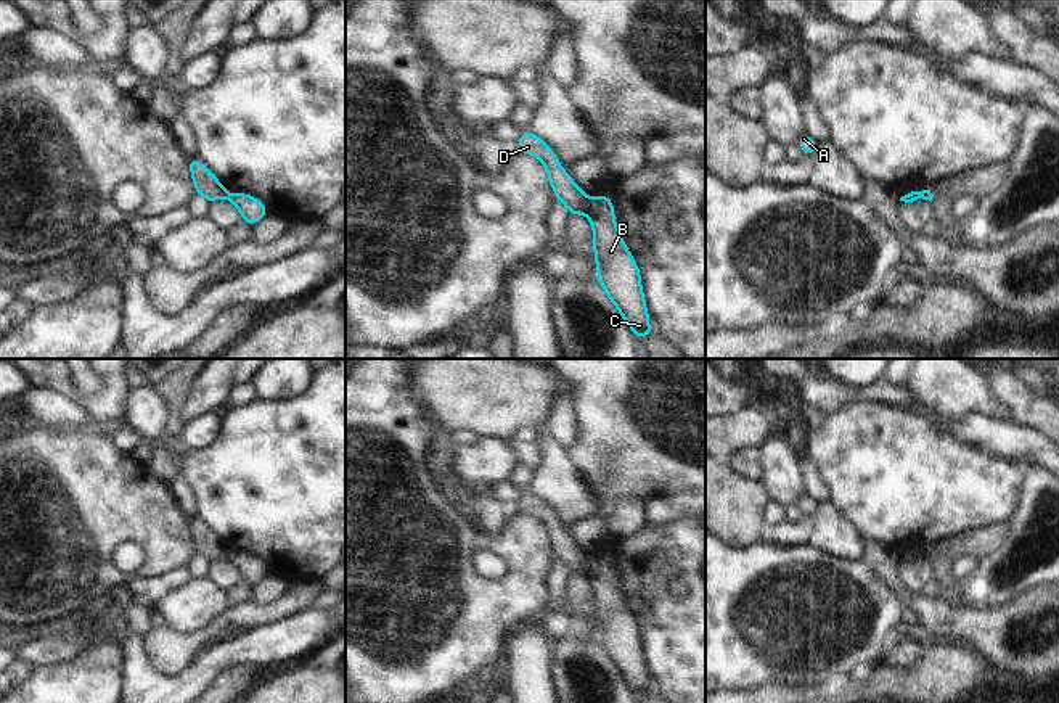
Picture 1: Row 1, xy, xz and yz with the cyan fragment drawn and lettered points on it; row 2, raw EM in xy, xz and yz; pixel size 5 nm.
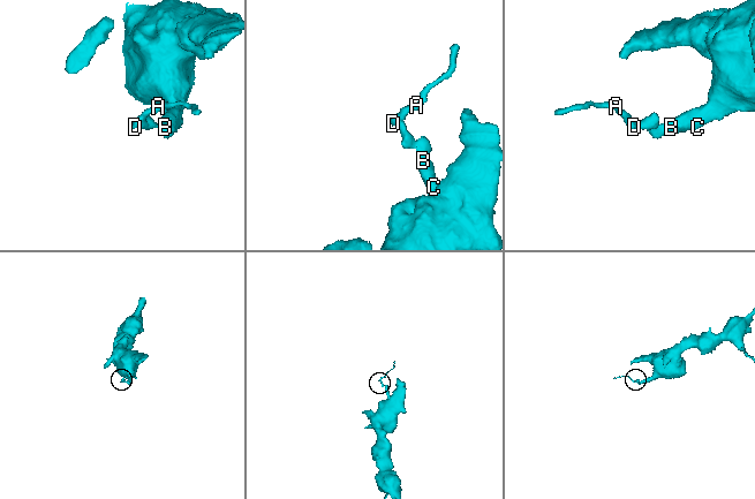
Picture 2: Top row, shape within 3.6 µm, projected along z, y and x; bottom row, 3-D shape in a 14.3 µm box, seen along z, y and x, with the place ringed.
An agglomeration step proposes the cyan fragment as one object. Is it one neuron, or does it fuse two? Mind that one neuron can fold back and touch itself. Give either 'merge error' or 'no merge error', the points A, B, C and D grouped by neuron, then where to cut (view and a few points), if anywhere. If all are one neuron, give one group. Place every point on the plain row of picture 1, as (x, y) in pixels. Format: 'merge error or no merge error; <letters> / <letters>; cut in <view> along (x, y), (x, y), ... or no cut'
merge error; A D / B C; cut in xz along (590, 559), (587, 576)

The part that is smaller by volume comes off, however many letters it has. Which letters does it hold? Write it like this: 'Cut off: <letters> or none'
Cut off: A, D

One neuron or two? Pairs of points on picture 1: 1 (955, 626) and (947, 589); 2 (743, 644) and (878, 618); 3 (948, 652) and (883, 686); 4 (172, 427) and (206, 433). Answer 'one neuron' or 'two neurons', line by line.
1: two neurons
2: one neuron
3: one neuron
4: two neurons

